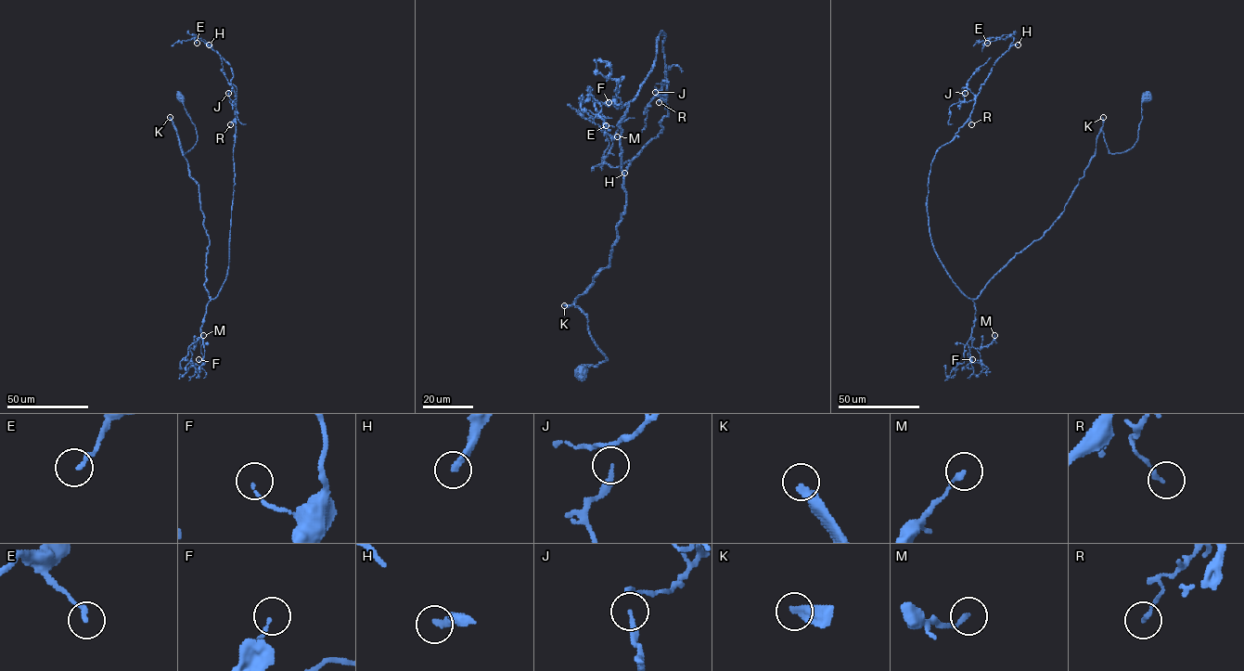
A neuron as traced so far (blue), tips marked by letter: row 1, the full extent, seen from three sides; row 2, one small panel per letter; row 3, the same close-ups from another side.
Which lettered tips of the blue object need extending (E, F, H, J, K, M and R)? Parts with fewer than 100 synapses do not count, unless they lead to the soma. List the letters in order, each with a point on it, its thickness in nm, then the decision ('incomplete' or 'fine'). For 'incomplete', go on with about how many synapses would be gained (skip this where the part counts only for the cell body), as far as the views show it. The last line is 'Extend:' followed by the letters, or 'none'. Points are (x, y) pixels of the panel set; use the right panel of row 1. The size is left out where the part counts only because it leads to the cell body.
E: at (987, 43); 170 nm thick; fine
F: at (972, 359); 100 nm thick; fine
H: at (1018, 45); 260 nm thick; incomplete; about 200 synapses
J: at (965, 93); 140 nm thick; fine
K: at (1103, 117); 360 nm thick; incomplete; about 250 synapses
M: at (994, 335); 200 nm thick; fine
R: at (971, 124); 150 nm thick; fine
Extend: H, K

